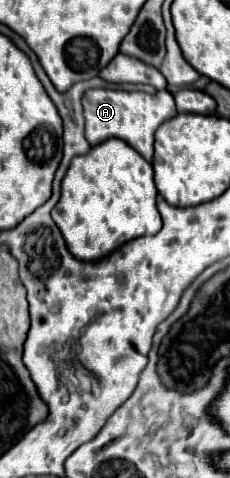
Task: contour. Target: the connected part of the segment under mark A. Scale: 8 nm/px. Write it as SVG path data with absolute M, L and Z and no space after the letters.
M89 89L81 101L83 101L83 111L85 111L85 139L91 145L101 143L103 139L117 137L129 143L147 161L151 161L153 157L155 129L177 113L173 95L169 91L157 91L155 95L149 95L149 93L139 93L139 91Z

